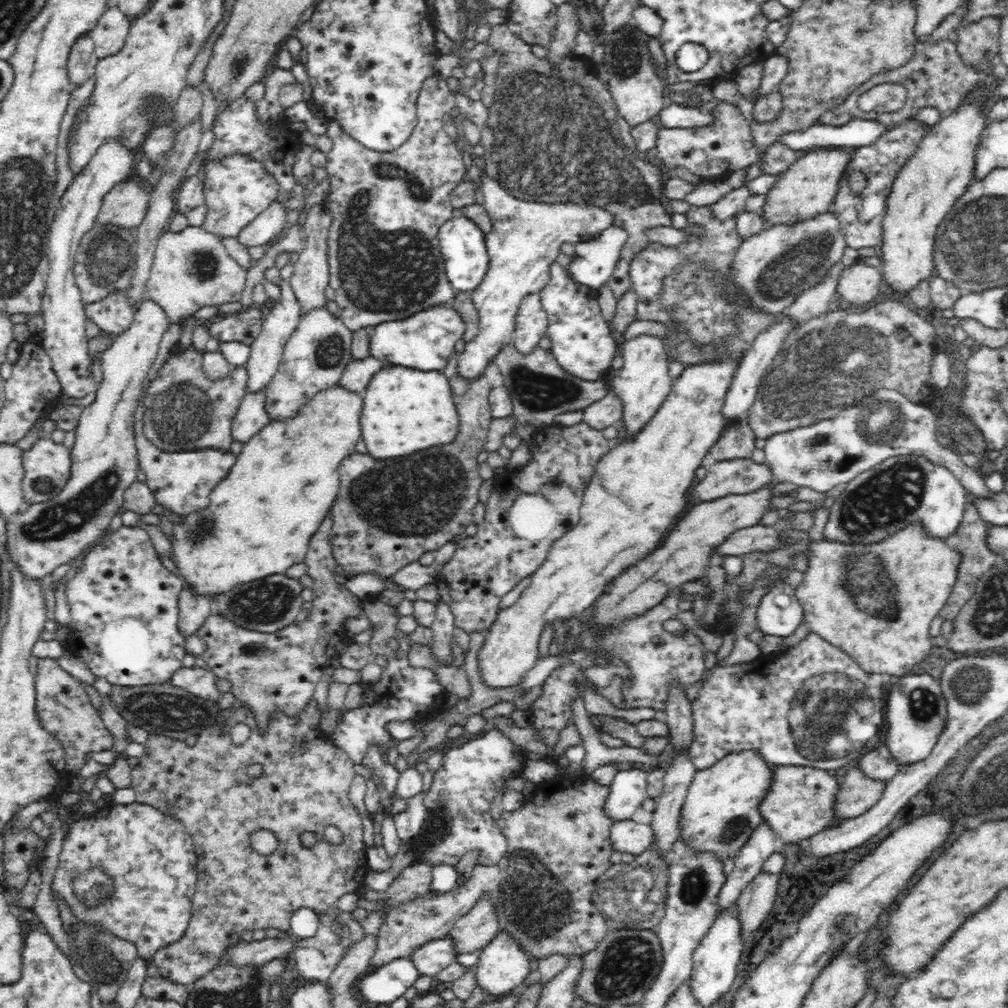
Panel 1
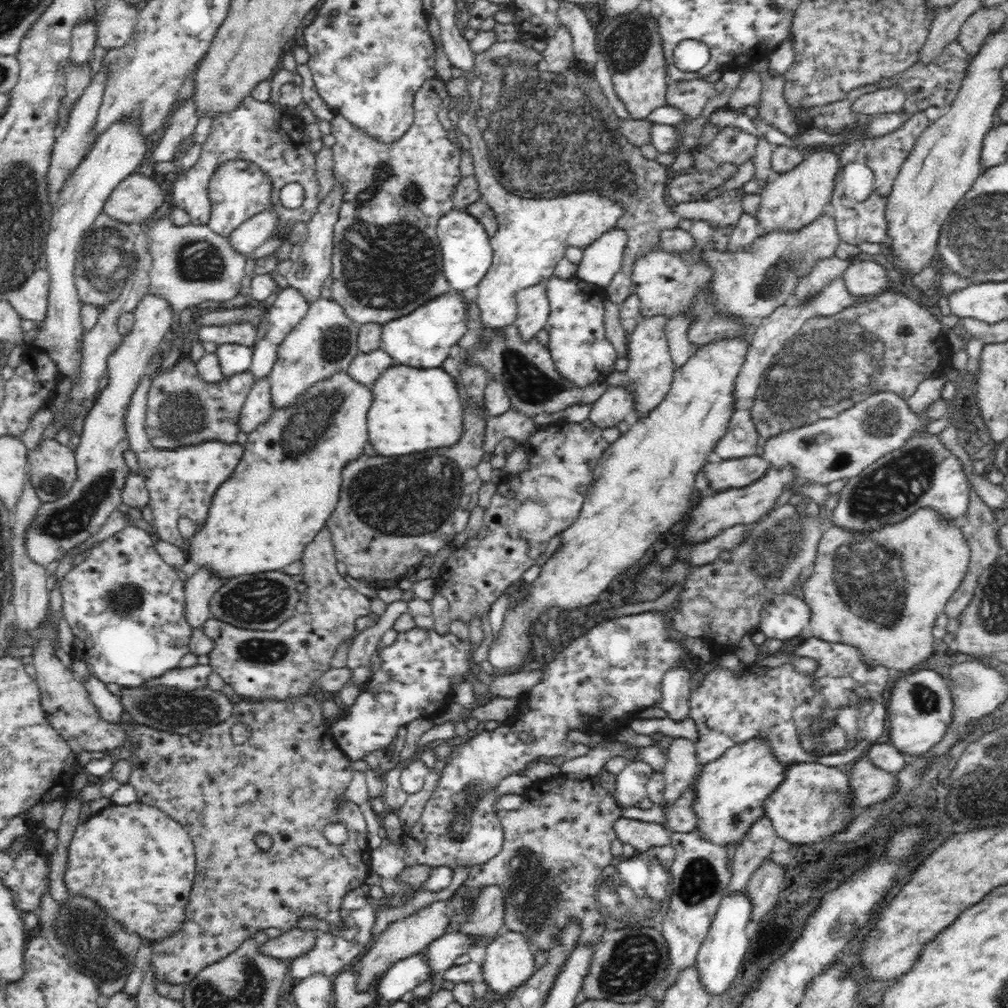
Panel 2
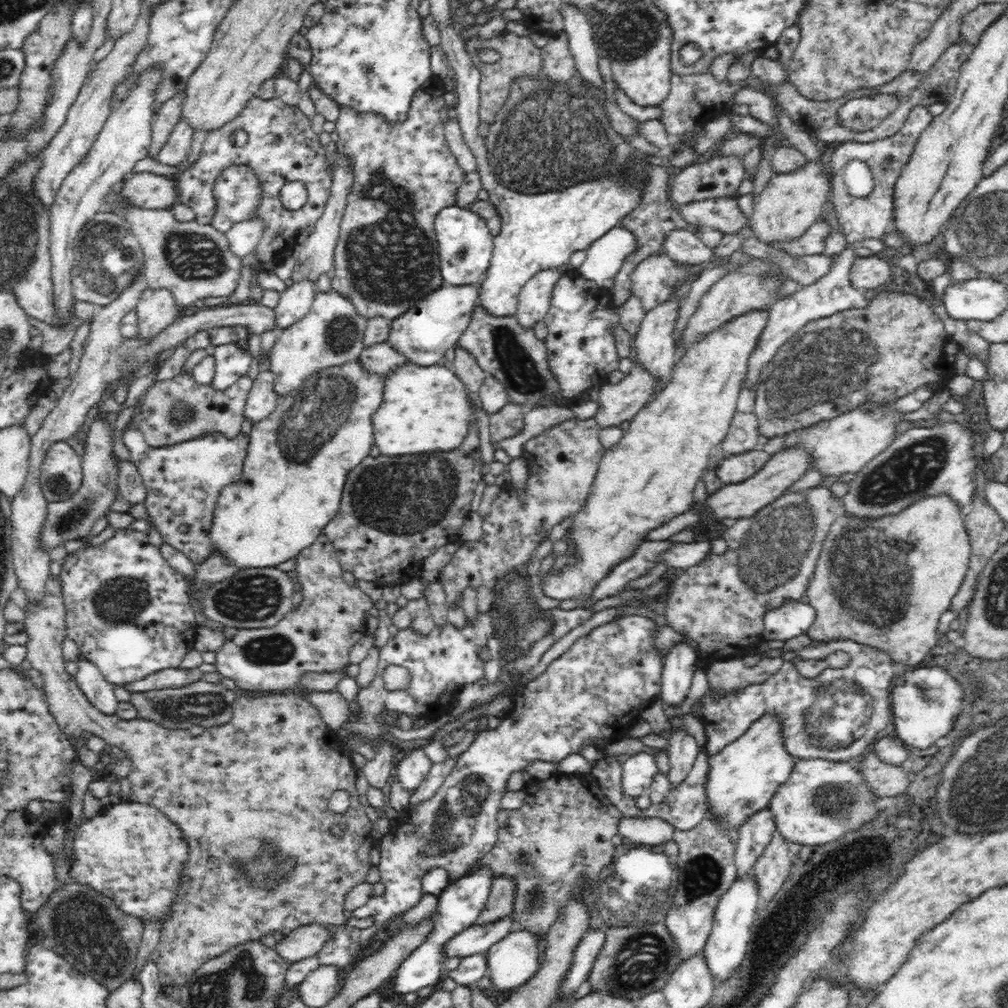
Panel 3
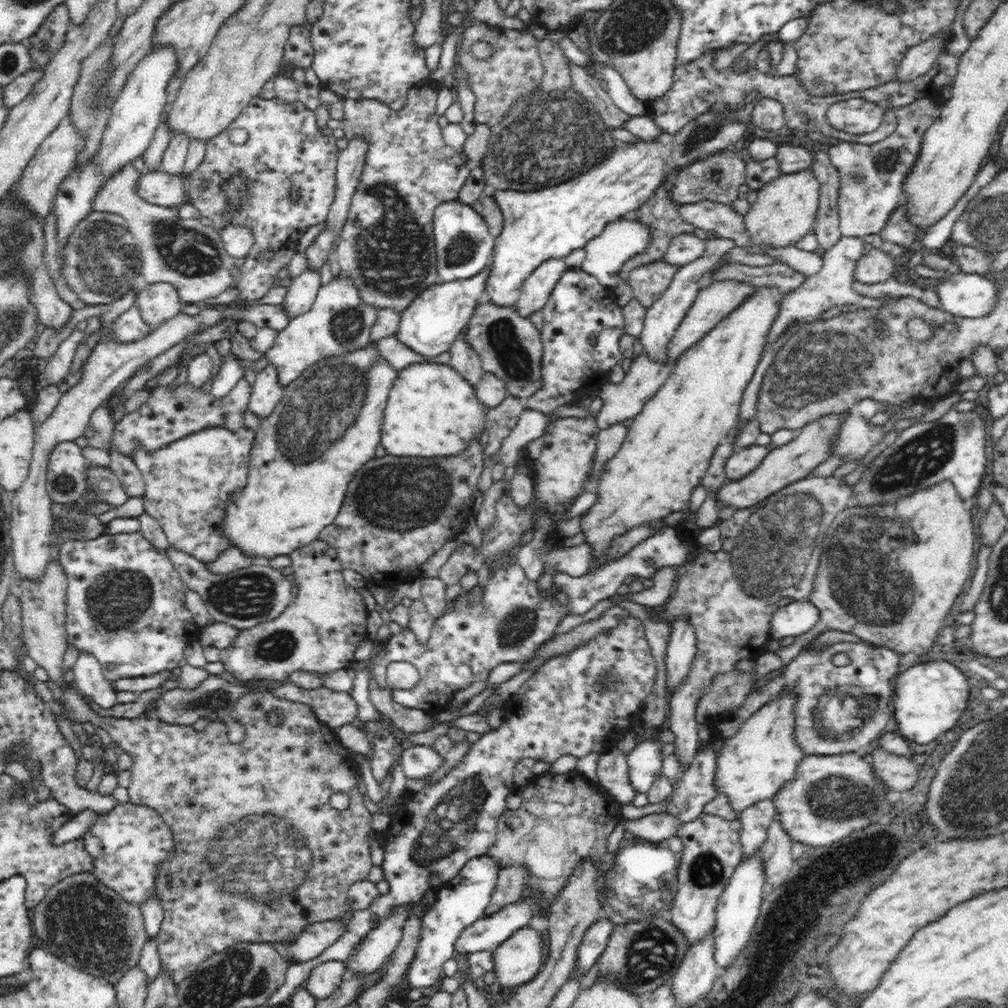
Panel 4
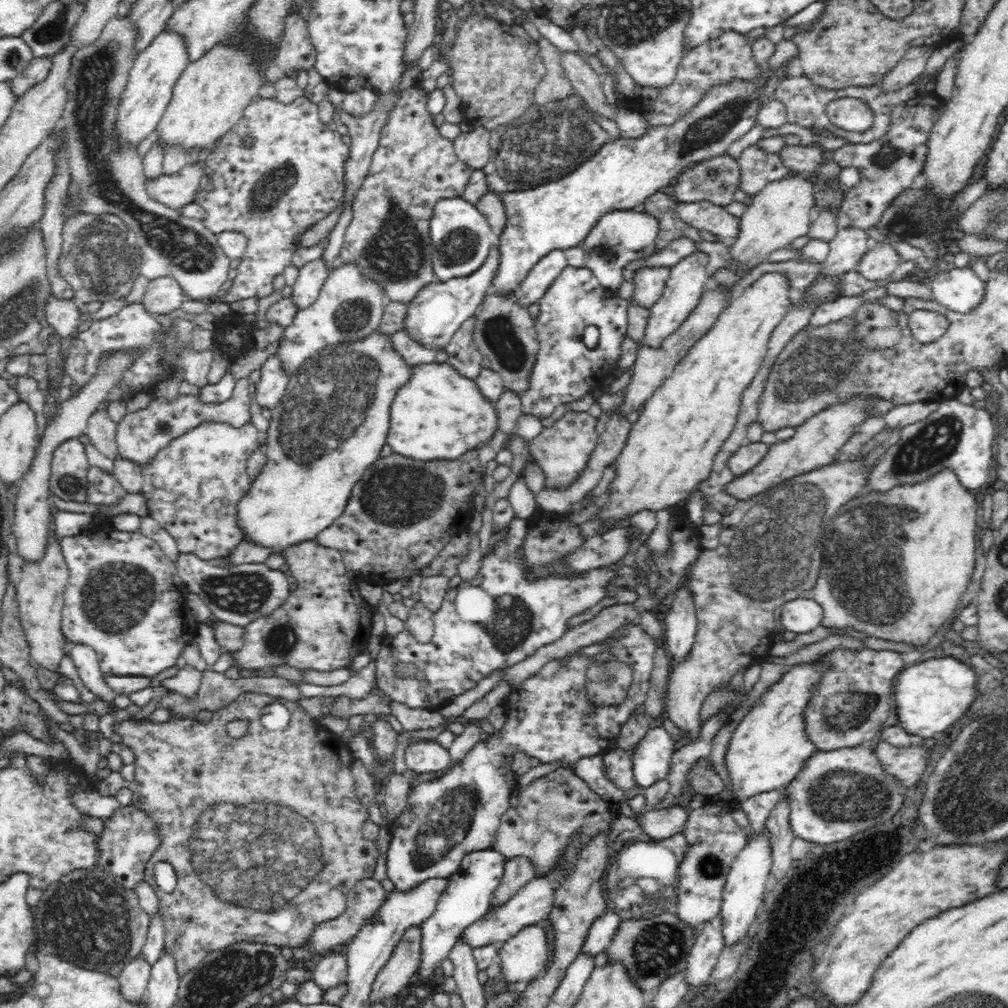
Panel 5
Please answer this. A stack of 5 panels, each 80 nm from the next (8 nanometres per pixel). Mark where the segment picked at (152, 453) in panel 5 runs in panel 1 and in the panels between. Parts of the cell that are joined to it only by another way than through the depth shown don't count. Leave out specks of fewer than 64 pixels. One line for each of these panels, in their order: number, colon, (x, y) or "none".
1: (184, 410)
2: (181, 409)
3: (178, 409)
4: (173, 411)

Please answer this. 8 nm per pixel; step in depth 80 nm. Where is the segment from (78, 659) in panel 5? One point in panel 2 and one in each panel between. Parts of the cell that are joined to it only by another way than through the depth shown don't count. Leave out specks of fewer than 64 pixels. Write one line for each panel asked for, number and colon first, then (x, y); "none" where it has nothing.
2: (109, 706)
3: (100, 693)
4: (88, 677)

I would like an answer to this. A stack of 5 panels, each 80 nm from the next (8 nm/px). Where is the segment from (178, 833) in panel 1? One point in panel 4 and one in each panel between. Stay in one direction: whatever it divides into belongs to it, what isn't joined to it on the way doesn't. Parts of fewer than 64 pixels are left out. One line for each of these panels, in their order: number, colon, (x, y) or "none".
2: (137, 863)
3: (130, 852)
4: (128, 844)

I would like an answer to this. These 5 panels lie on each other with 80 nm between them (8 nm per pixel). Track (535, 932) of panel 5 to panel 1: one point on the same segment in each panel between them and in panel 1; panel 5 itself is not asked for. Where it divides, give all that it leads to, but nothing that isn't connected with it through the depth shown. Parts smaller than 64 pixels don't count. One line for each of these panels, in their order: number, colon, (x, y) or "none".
1: (503, 965)
2: (508, 963)
3: (512, 962)
4: (518, 959)

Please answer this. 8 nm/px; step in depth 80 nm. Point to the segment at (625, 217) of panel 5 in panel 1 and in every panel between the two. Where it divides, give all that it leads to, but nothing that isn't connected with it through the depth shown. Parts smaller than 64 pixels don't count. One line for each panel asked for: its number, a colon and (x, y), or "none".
1: (592, 263)
2: (601, 260)
3: (604, 258)
4: (620, 240)

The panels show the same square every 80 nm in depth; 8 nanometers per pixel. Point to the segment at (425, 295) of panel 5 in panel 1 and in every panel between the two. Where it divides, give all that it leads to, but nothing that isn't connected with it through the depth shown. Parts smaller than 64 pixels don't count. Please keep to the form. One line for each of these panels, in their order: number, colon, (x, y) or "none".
1: (424, 341)
2: (422, 339)
3: (422, 334)
4: (429, 326)

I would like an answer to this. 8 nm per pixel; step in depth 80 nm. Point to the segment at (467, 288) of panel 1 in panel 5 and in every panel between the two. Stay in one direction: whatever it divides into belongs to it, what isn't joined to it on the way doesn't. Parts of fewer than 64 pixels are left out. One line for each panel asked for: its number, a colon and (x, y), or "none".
2: (467, 255)
3: (465, 243)
4: (464, 245)
5: (461, 238)

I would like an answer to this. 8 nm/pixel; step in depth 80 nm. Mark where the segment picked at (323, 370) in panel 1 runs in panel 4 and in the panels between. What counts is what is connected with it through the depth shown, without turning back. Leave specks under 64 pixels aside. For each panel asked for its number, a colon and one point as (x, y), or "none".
2: (325, 341)
3: (330, 335)
4: (338, 323)

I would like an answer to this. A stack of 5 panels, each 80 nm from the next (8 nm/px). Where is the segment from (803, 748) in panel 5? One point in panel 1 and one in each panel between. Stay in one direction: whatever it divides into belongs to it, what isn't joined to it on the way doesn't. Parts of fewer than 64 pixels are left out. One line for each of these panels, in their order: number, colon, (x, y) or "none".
1: (720, 811)
2: (729, 793)
3: (743, 777)
4: (751, 766)

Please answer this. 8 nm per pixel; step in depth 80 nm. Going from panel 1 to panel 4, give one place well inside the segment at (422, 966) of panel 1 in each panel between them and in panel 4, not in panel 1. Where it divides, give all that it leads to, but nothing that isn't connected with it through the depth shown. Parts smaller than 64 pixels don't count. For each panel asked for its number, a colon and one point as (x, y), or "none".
2: (439, 955)
3: (476, 938)
4: (485, 934)

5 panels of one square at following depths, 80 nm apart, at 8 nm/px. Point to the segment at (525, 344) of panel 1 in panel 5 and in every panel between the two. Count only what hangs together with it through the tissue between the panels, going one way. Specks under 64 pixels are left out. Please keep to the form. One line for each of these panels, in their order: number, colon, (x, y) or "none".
2: (533, 310)
3: (534, 300)
4: (535, 290)
5: (537, 282)

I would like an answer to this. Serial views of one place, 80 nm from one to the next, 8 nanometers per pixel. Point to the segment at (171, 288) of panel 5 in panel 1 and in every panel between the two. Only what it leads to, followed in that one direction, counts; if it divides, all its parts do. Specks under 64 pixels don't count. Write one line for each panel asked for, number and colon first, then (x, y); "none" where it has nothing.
1: (104, 463)
2: (58, 527)
3: (156, 310)
4: (159, 302)

